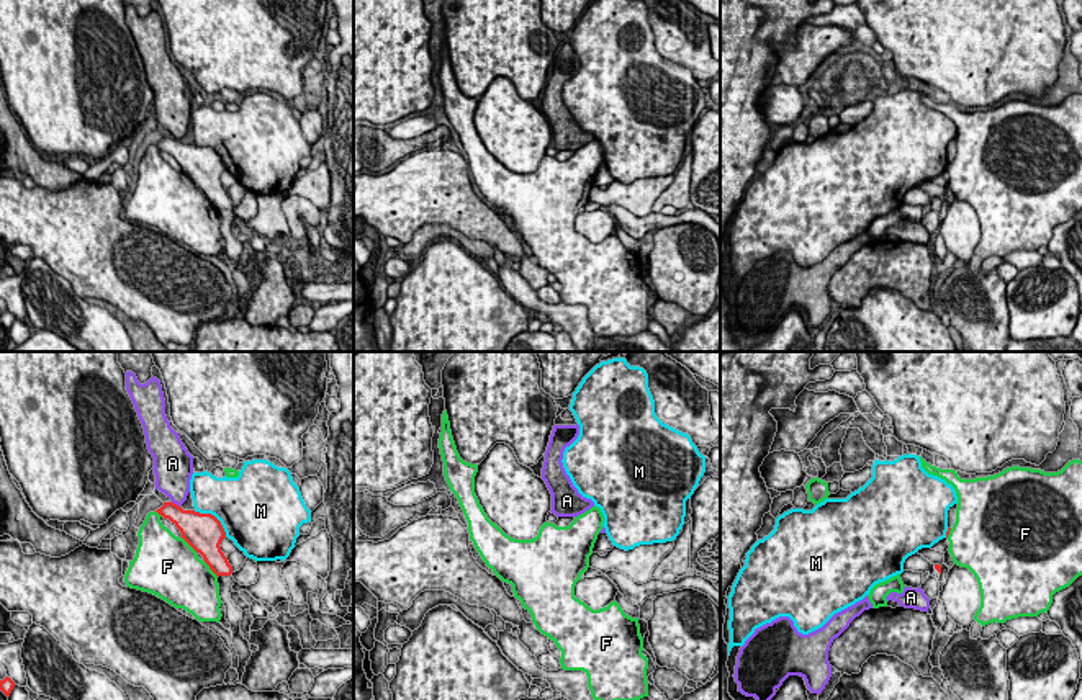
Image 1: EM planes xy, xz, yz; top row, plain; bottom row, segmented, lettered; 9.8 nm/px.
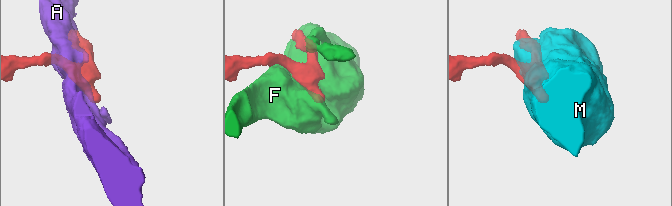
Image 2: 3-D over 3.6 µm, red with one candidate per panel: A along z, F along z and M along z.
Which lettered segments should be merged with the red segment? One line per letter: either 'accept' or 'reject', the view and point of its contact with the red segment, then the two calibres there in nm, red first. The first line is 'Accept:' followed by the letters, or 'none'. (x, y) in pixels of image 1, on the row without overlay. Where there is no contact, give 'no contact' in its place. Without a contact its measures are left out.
Accept: none
A: reject; meets red in xy at (175, 138); 260 nm thick on the red side, 320 nm on the other
F: reject; meets red in xy at (211, 203); 220 nm thick on the red side, 480 nm on the other
M: reject; meets red in xy at (213, 149); 380 nm thick on the red side, 480 nm on the other

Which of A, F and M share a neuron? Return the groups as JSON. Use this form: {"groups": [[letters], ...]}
{"groups": [["A"], ["F"], ["M"]]}

